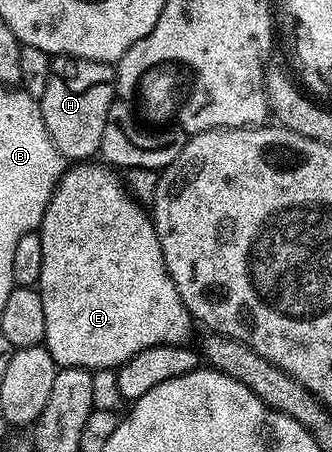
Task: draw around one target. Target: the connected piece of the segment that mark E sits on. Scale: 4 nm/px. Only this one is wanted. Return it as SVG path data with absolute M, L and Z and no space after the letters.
M94 163L71 164L59 179L58 186L54 188L54 194L50 197L48 207L44 211L44 219L37 230L40 235L40 247L44 247L44 264L40 267L40 279L36 288L44 303L44 331L46 332L44 344L56 364L64 369L117 370L119 365L132 359L132 355L136 355L148 347L187 344L191 340L190 332L196 329L196 322L190 316L188 307L180 299L180 295L176 291L176 283L172 283L172 279L168 275L168 267L164 263L164 251L160 251L160 239L156 235L153 216L131 196L123 178L113 168L102 163L90 164Z

